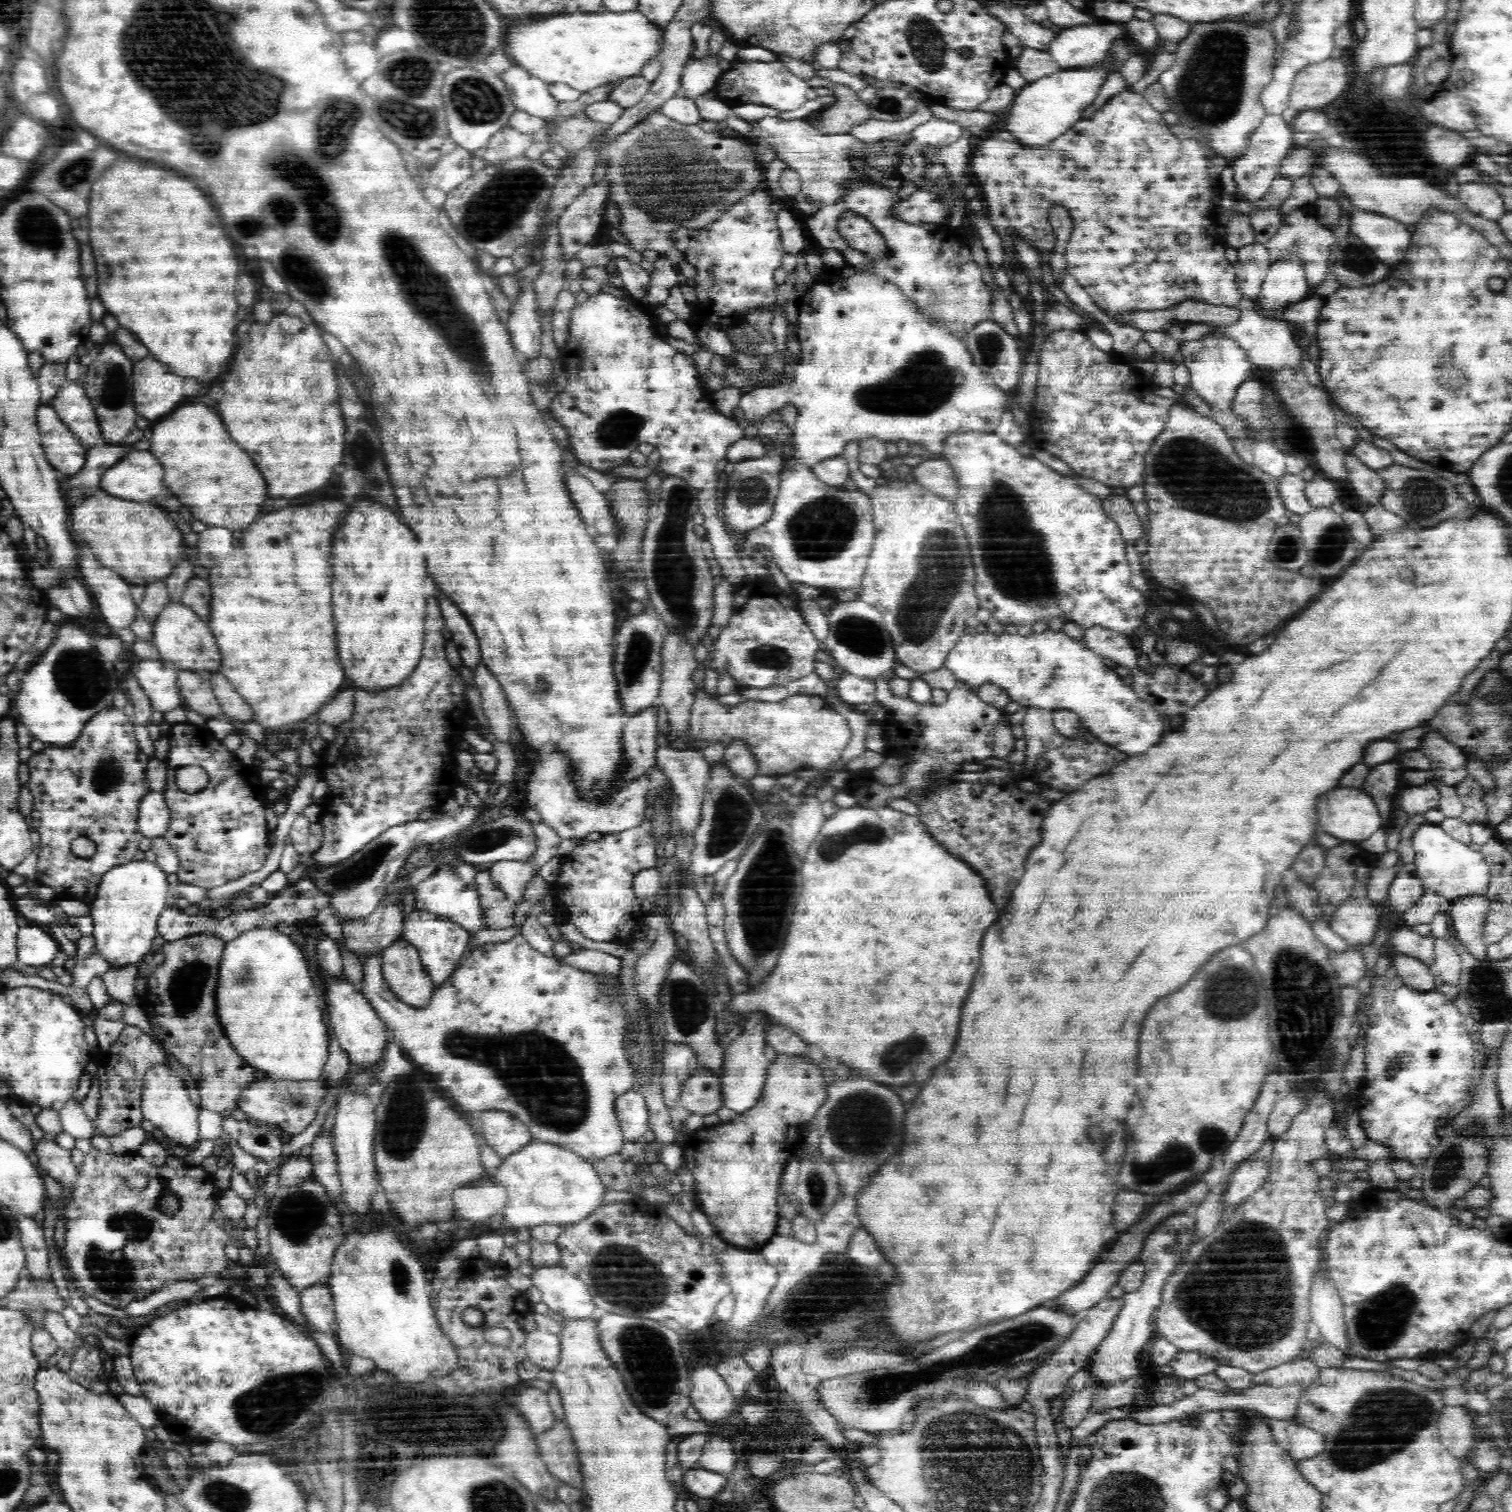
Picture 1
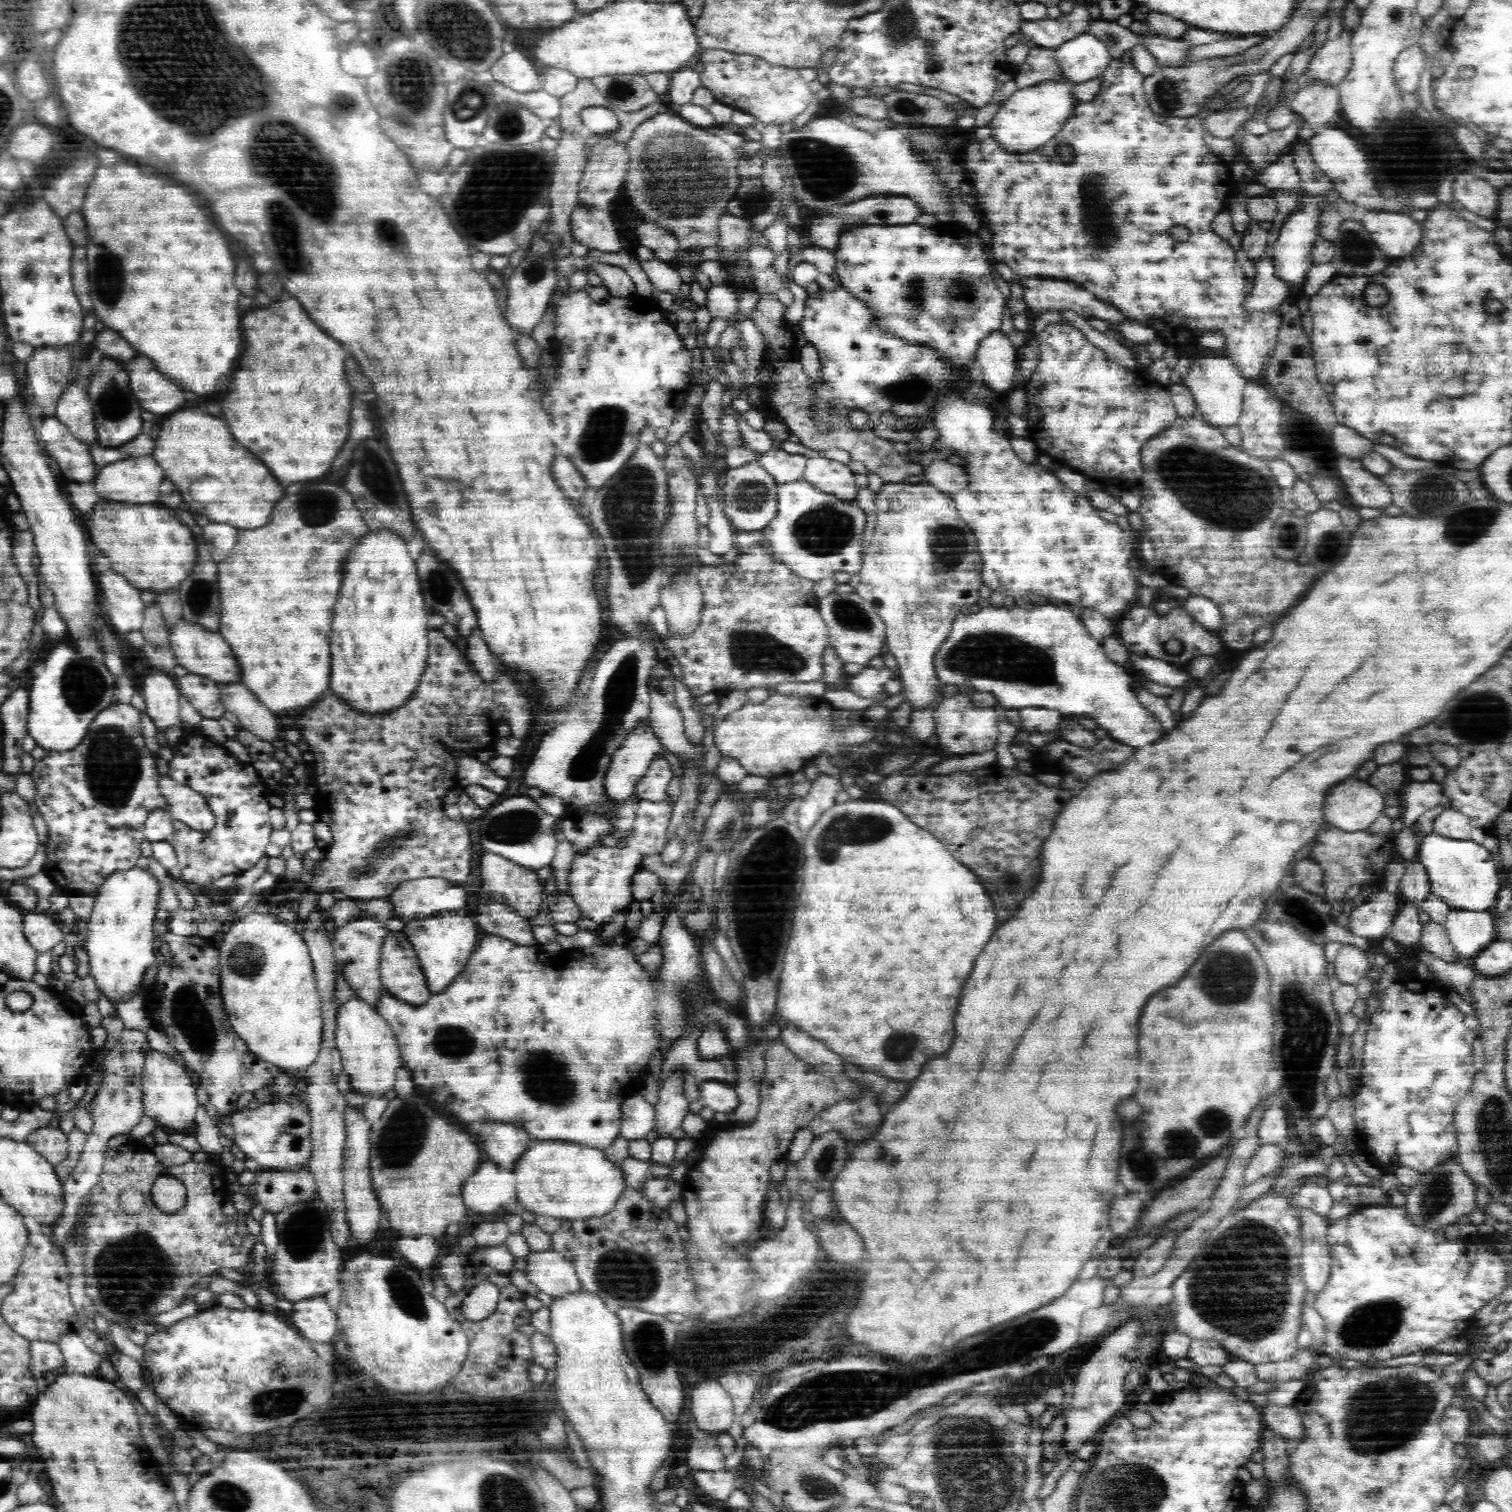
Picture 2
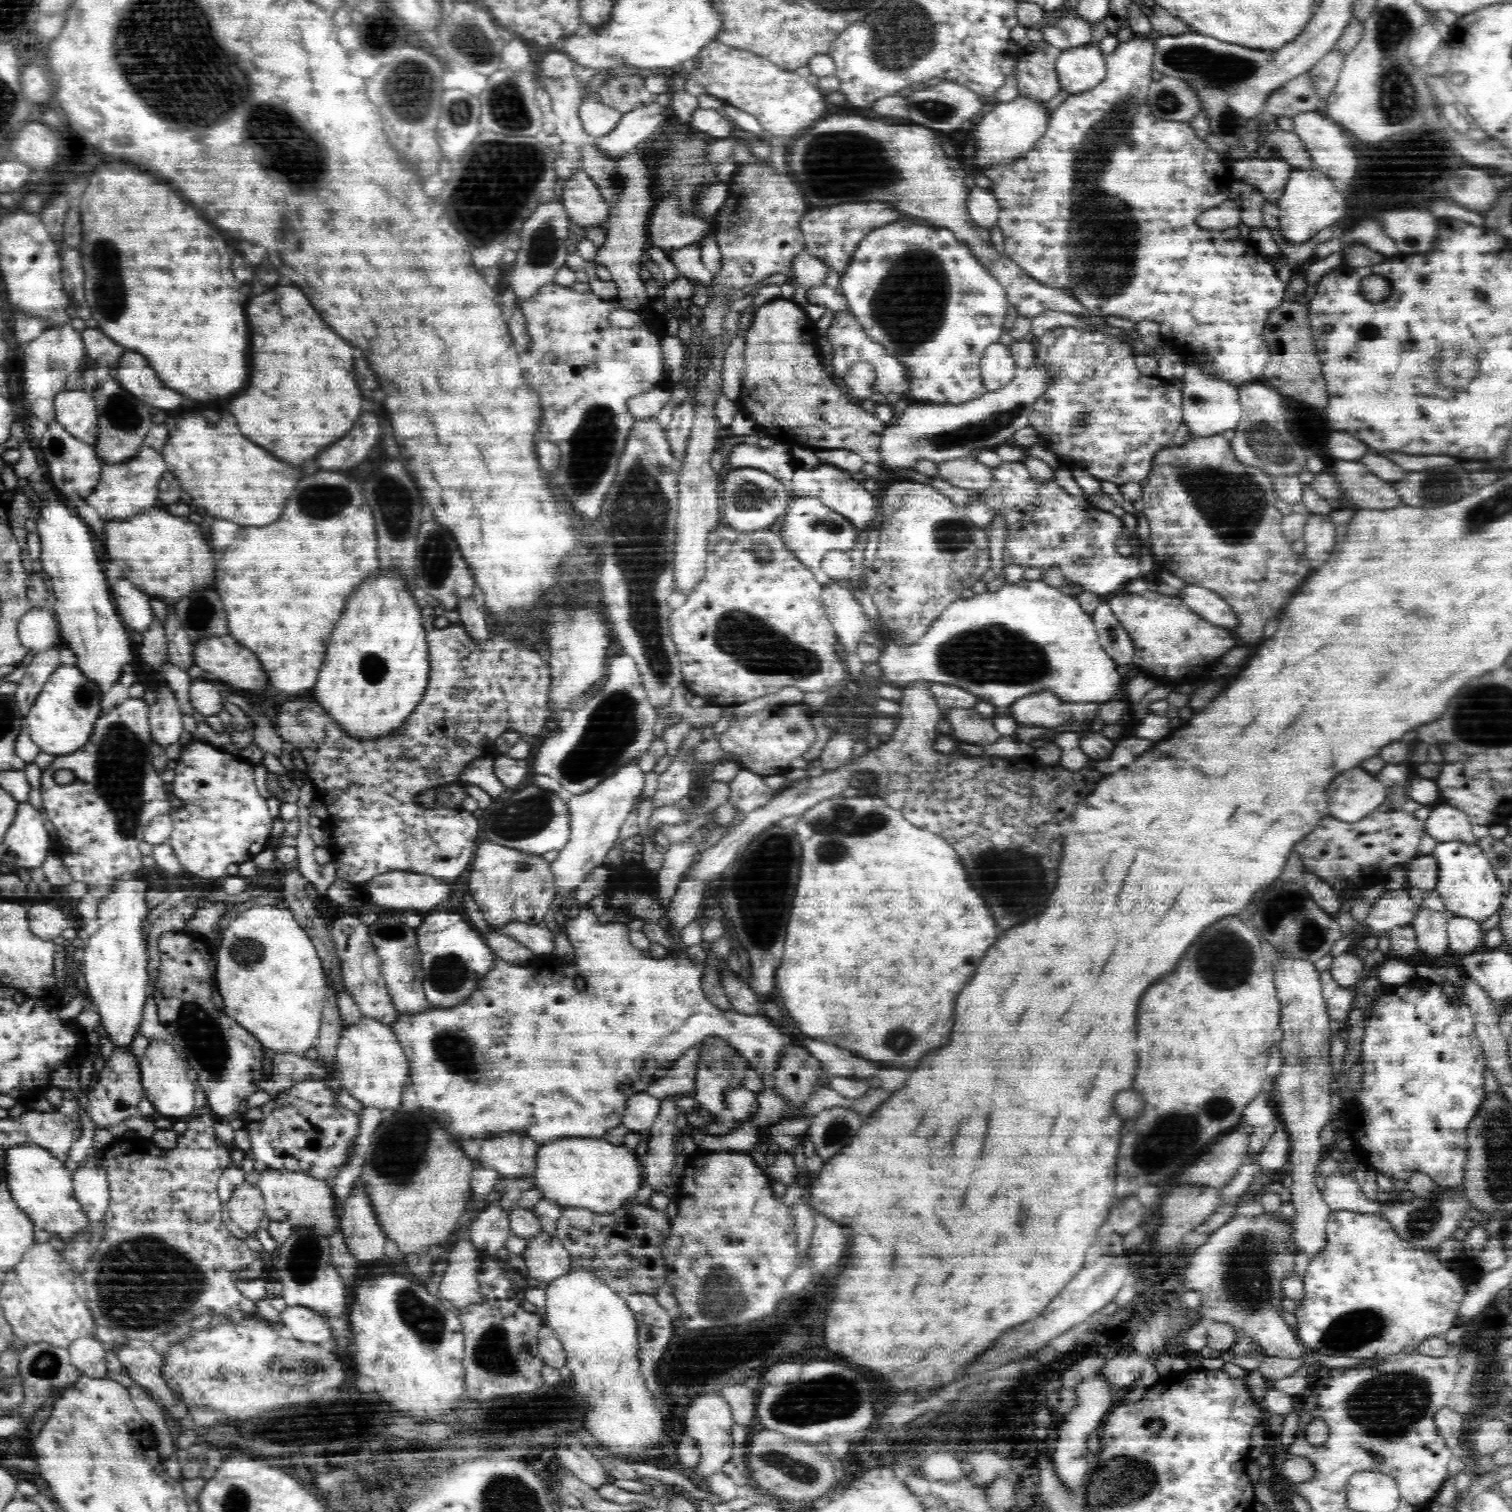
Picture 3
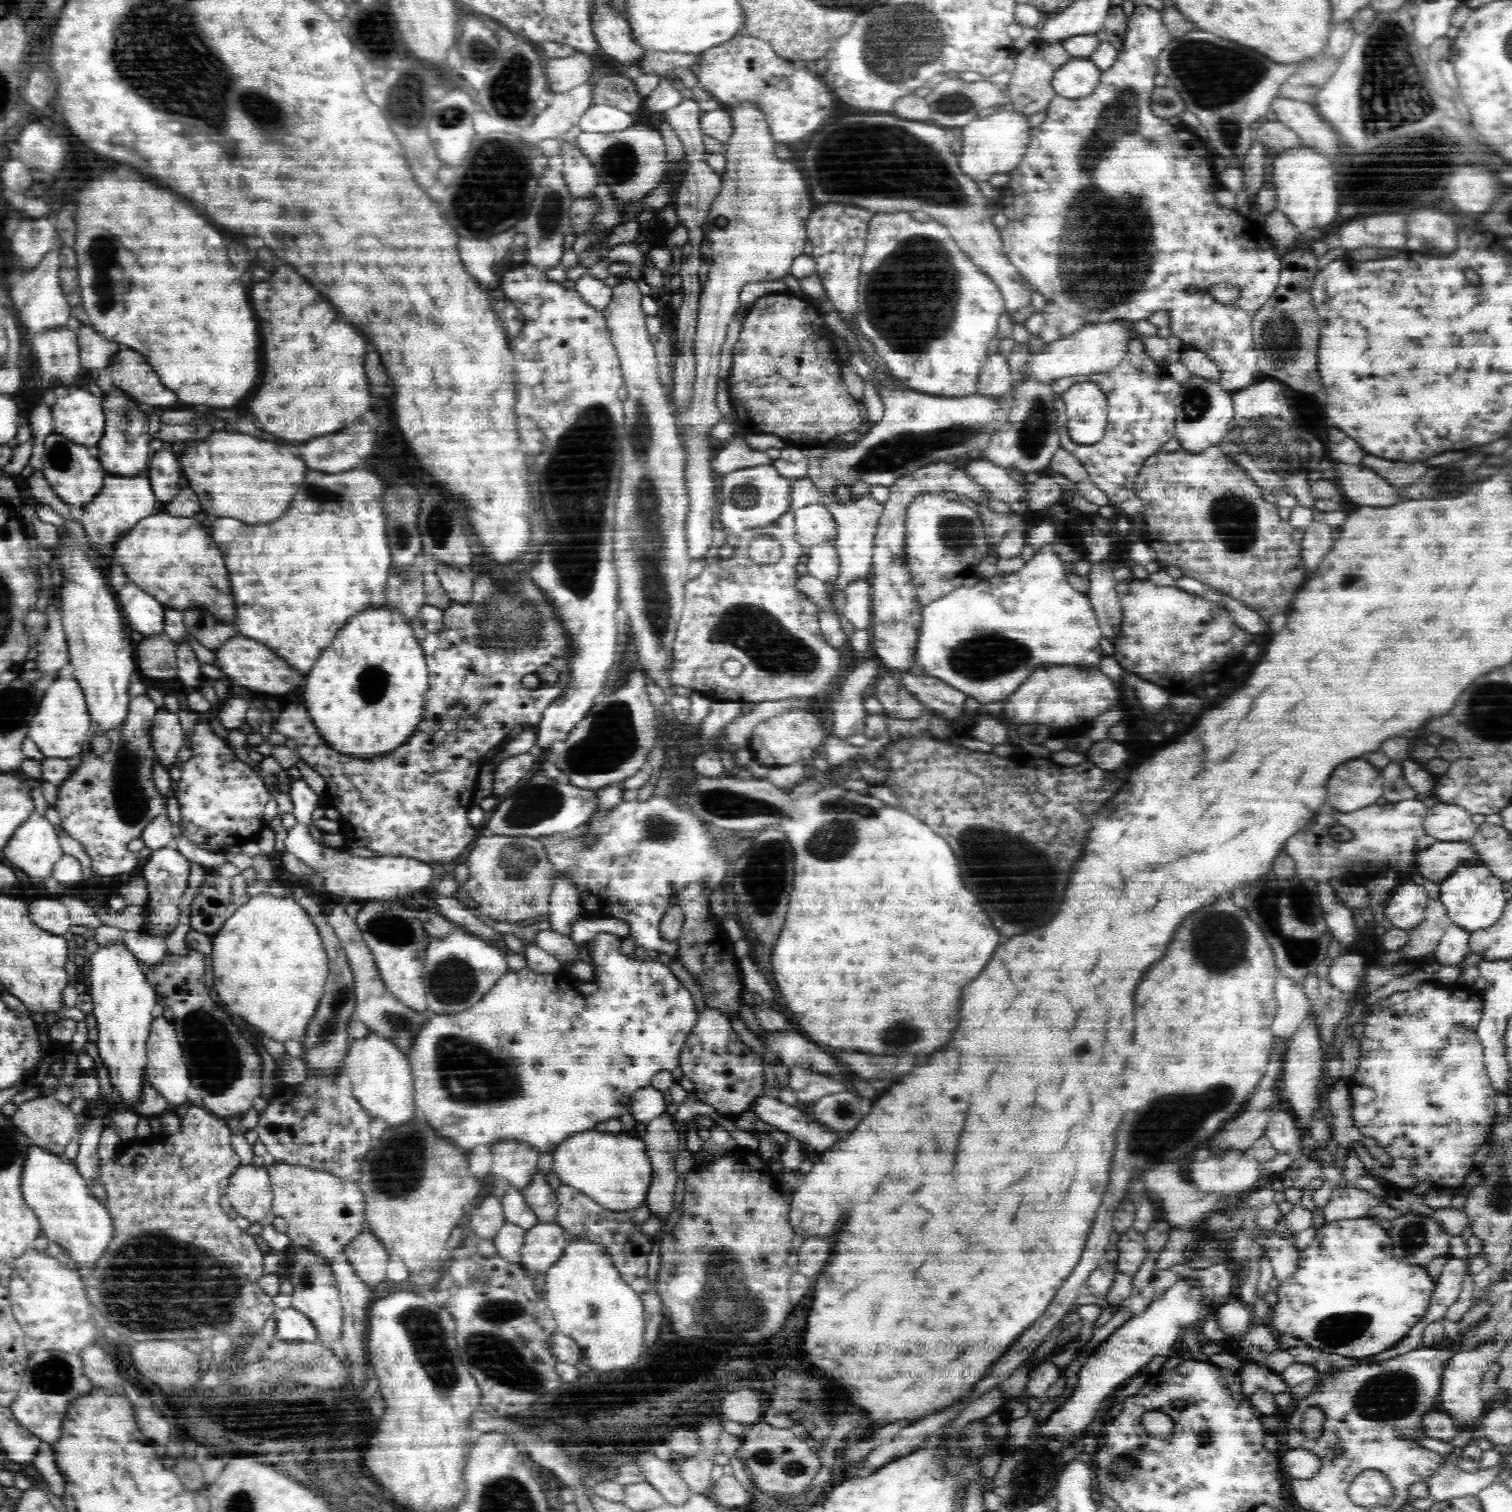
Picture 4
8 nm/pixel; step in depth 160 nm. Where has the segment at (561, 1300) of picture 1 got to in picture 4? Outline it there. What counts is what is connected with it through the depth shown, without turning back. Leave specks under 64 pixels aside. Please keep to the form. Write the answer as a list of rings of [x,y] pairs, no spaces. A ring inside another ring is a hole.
[[[538,1222],[524,1236],[520,1264],[544,1275],[556,1260],[560,1260],[568,1242],[565,1230],[558,1224]]]

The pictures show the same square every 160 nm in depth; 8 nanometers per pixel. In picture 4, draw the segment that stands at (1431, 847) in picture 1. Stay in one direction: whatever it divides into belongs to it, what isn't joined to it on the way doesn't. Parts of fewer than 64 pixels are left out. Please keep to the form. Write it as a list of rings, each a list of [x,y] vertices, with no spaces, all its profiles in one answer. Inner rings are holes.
[[[1482,862],[1460,866],[1448,875],[1447,879],[1439,883],[1439,887],[1441,892],[1439,898],[1446,907],[1448,916],[1453,920],[1453,924],[1470,932],[1495,925],[1503,915],[1508,899],[1504,882]]]

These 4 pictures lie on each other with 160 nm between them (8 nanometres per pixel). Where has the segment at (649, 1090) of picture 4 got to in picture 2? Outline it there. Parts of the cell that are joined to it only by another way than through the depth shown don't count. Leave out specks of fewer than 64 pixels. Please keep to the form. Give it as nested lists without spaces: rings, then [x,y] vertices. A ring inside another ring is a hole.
[[[641,1093],[629,1096],[621,1103],[620,1137],[629,1141],[644,1139],[655,1126],[655,1107]]]

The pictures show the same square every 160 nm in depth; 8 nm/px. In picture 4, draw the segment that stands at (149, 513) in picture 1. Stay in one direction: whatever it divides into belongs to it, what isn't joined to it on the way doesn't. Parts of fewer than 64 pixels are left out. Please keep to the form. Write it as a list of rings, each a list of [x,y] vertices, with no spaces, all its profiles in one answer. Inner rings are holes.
[[[152,514],[140,520],[112,551],[122,564],[130,583],[138,584],[144,592],[152,594],[164,608],[186,612],[190,608],[204,608],[220,622],[234,622],[236,606],[228,584],[228,572],[222,554],[216,546],[202,550],[202,538],[206,530],[198,526],[192,517],[175,517],[170,514]],[[192,540],[196,542],[192,548]],[[200,558],[200,560],[198,560]],[[172,562],[172,570],[166,572],[166,564]],[[202,562],[206,568],[190,566]]]

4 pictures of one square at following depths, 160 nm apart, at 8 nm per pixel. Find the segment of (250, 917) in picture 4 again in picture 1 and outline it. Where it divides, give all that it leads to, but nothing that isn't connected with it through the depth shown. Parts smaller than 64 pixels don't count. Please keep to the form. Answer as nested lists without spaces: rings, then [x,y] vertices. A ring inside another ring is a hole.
[[[248,929],[242,932],[240,936],[236,936],[234,940],[229,940],[223,950],[223,958],[220,962],[219,984],[216,988],[216,1009],[219,1010],[220,1025],[224,1026],[224,1031],[231,1041],[231,1045],[240,1056],[247,1060],[247,1063],[256,1069],[263,1070],[267,1078],[277,1078],[278,1080],[298,1080],[312,1081],[322,1078],[324,1064],[328,1060],[328,1026],[325,1020],[322,1020],[322,1010],[320,1010],[320,1002],[314,990],[313,978],[310,978],[310,964],[306,964],[305,956],[300,954],[302,950],[290,939],[288,931],[286,934],[280,934],[278,930],[254,930]],[[244,972],[250,972],[250,978],[244,978]]]

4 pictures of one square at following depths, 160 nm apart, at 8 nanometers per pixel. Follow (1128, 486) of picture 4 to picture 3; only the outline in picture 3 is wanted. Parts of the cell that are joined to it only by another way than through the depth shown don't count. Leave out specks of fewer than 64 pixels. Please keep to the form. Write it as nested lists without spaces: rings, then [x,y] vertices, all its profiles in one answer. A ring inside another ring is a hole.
[[[1056,327],[1037,337],[1035,360],[1046,361],[1054,369],[1054,382],[1050,384],[1046,391],[1032,404],[1029,425],[1038,430],[1042,436],[1042,446],[1048,446],[1056,454],[1059,462],[1066,466],[1080,467],[1088,471],[1091,476],[1101,481],[1108,481],[1116,484],[1118,487],[1133,482],[1141,483],[1145,481],[1151,472],[1153,459],[1158,451],[1162,451],[1167,444],[1174,440],[1174,434],[1178,426],[1183,423],[1182,420],[1182,398],[1181,390],[1175,387],[1170,381],[1164,381],[1158,376],[1143,376],[1136,368],[1134,362],[1134,353],[1131,345],[1131,339],[1126,337],[1120,331],[1114,331],[1111,335],[1102,332],[1086,331],[1083,328],[1076,327]]]

